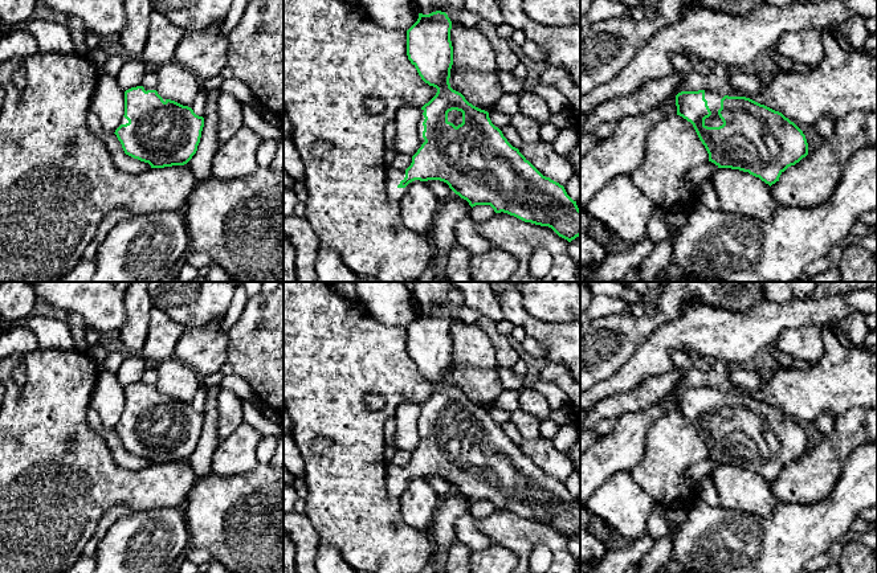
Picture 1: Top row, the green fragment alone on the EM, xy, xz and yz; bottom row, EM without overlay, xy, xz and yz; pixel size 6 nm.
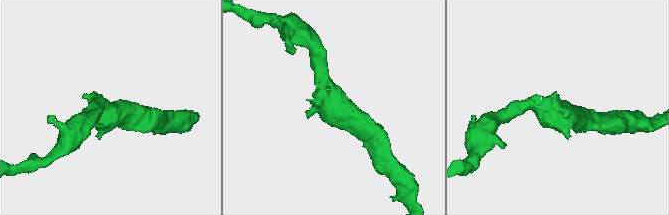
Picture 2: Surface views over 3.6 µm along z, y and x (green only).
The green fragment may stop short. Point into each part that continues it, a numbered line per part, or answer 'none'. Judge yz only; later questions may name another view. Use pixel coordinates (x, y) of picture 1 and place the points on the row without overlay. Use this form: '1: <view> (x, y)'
1: yz (713, 395)

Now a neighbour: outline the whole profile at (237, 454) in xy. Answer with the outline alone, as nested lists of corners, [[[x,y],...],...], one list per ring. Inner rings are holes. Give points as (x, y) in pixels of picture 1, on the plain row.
[[[242,421],[237,429],[216,447],[211,472],[220,476],[233,476],[249,472],[258,464],[257,447],[262,435]]]

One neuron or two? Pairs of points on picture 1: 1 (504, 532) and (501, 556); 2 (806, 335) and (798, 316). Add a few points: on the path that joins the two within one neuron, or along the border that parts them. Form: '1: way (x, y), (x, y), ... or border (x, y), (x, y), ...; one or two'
1: border (493, 543), (509, 548), (518, 559); two
2: border (822, 326), (784, 328), (774, 342); two

